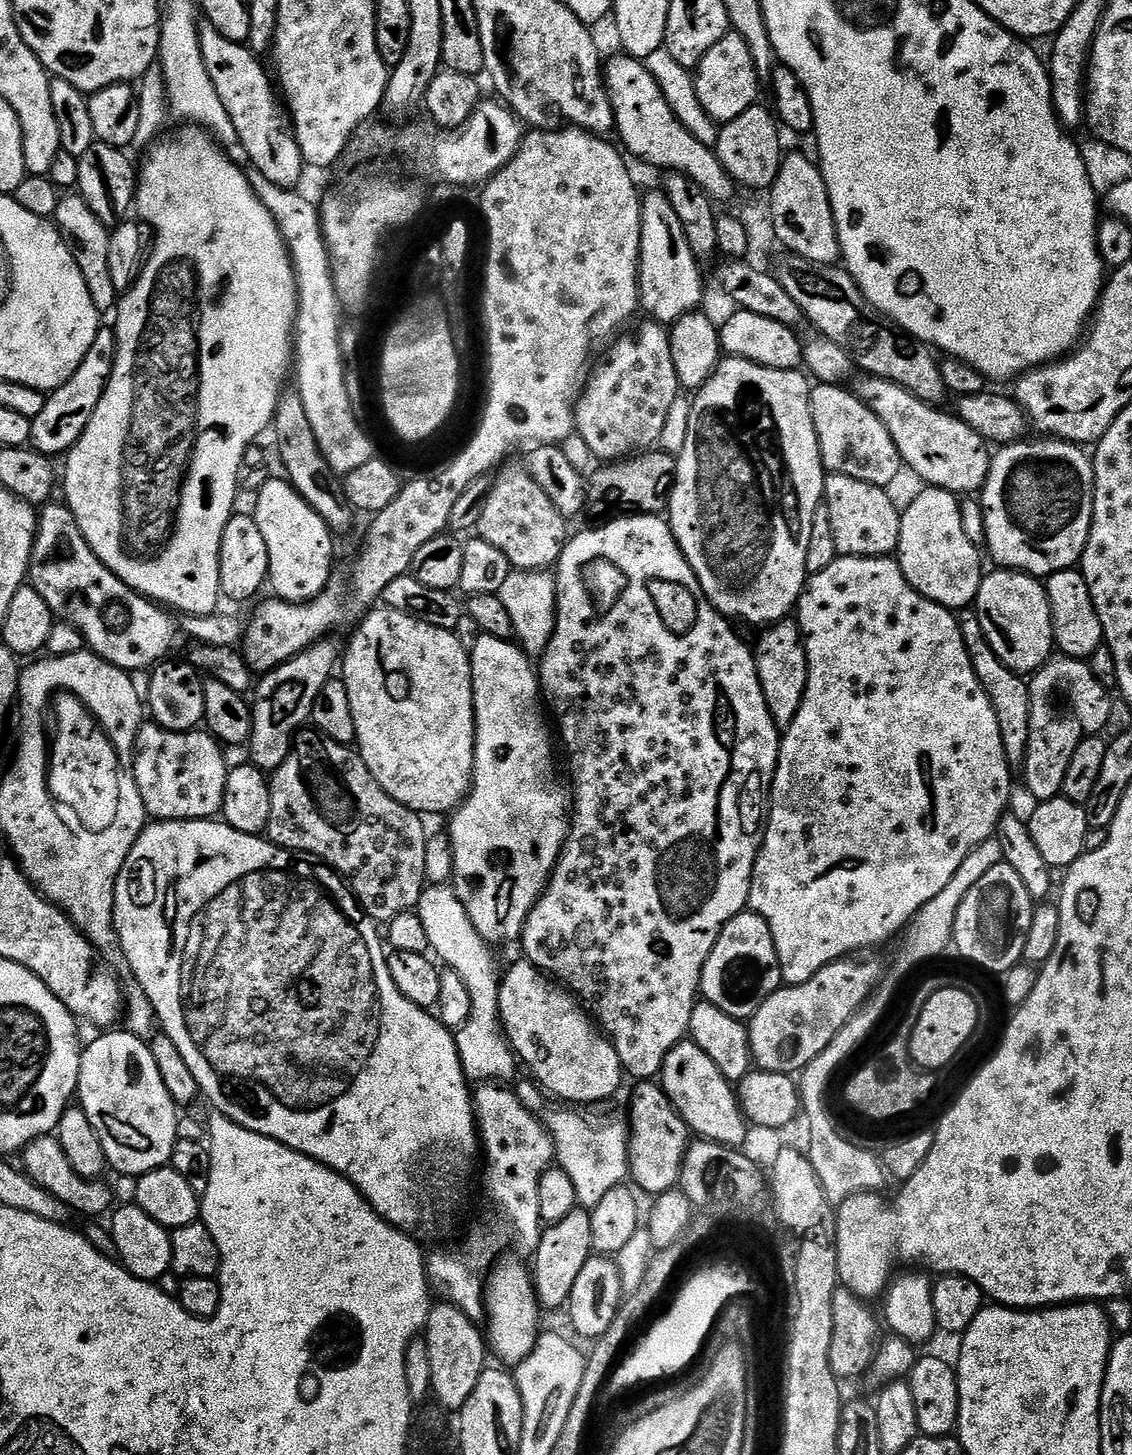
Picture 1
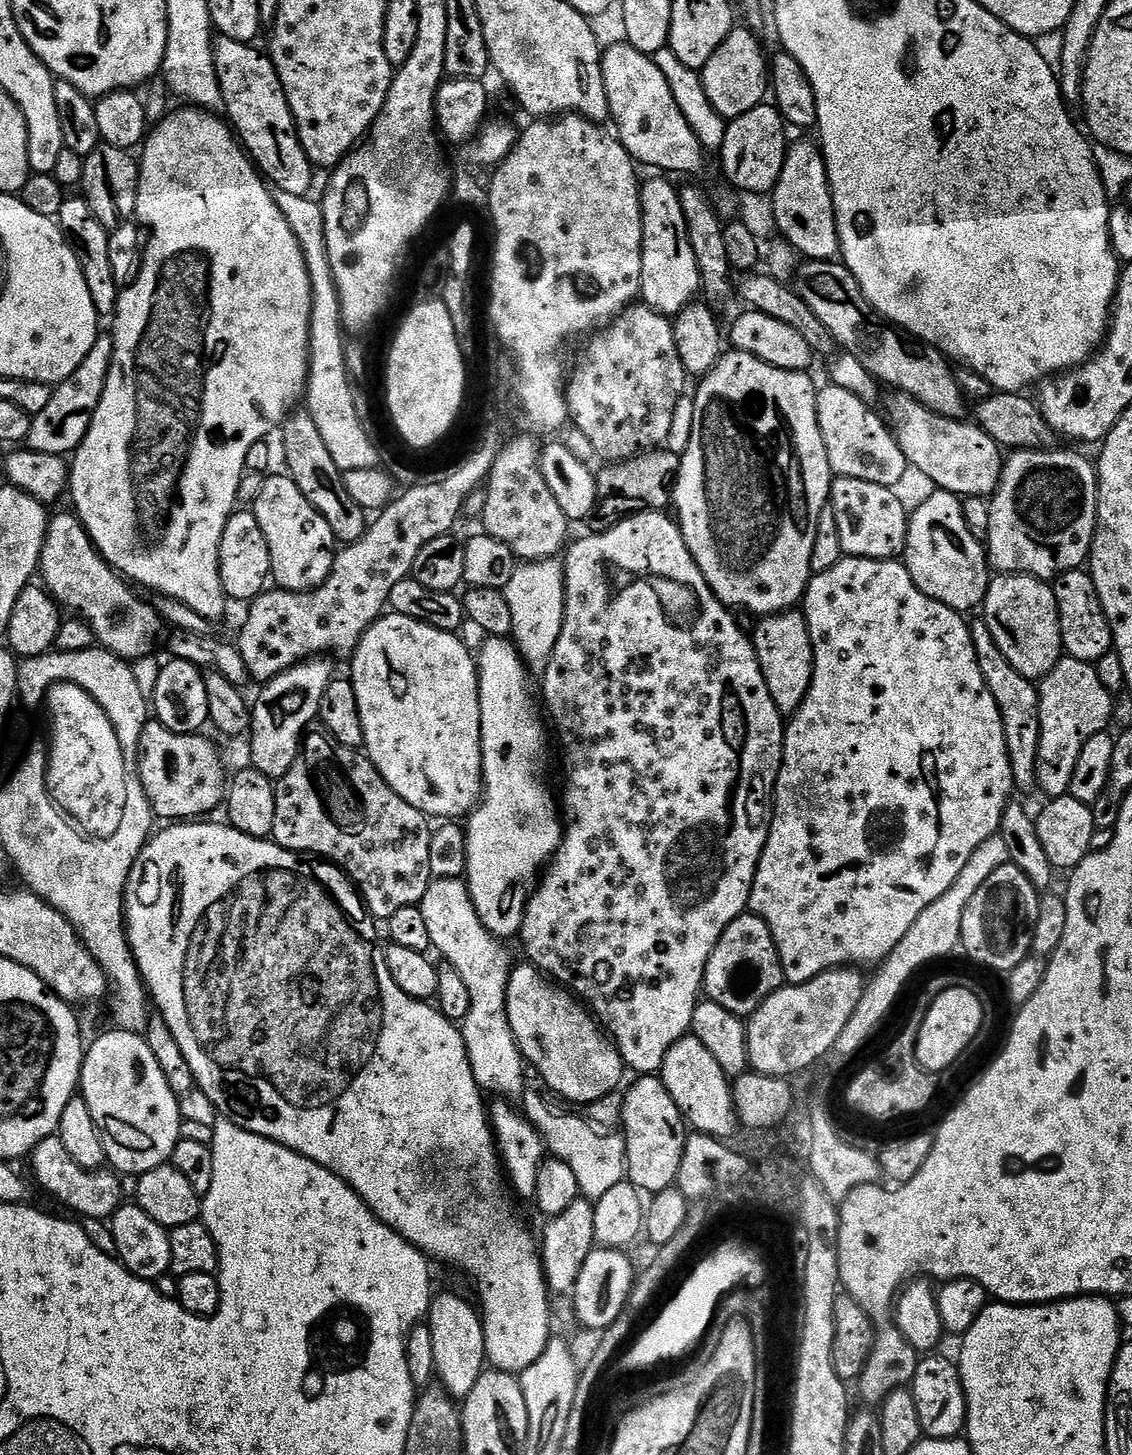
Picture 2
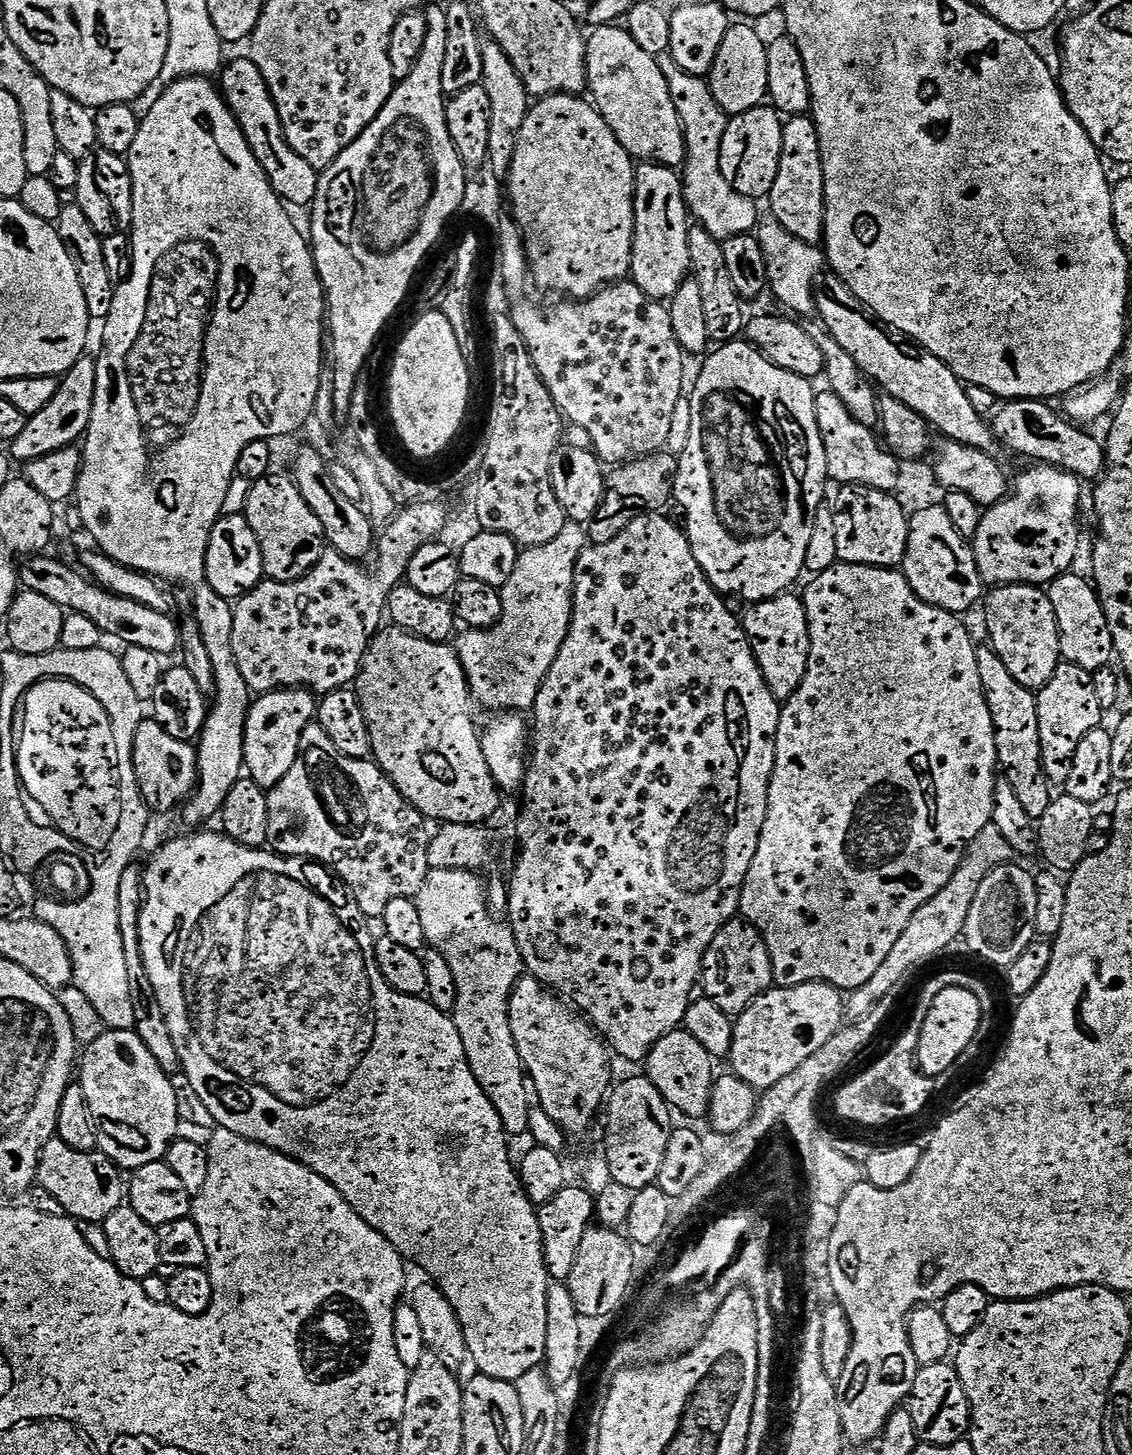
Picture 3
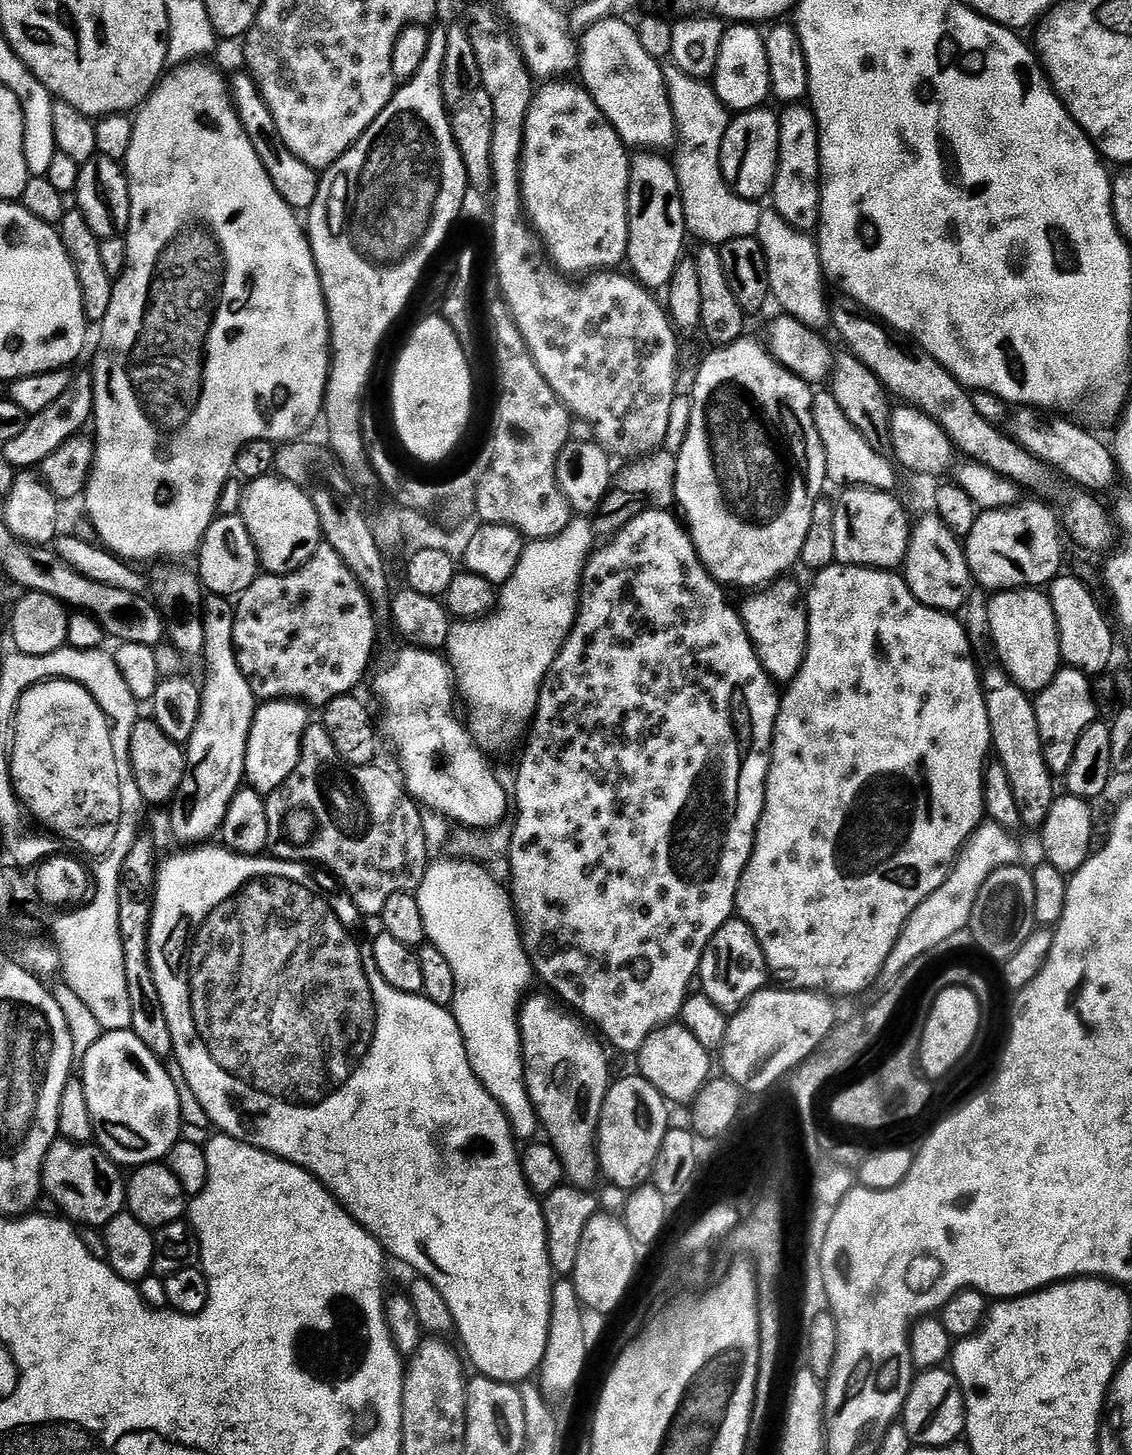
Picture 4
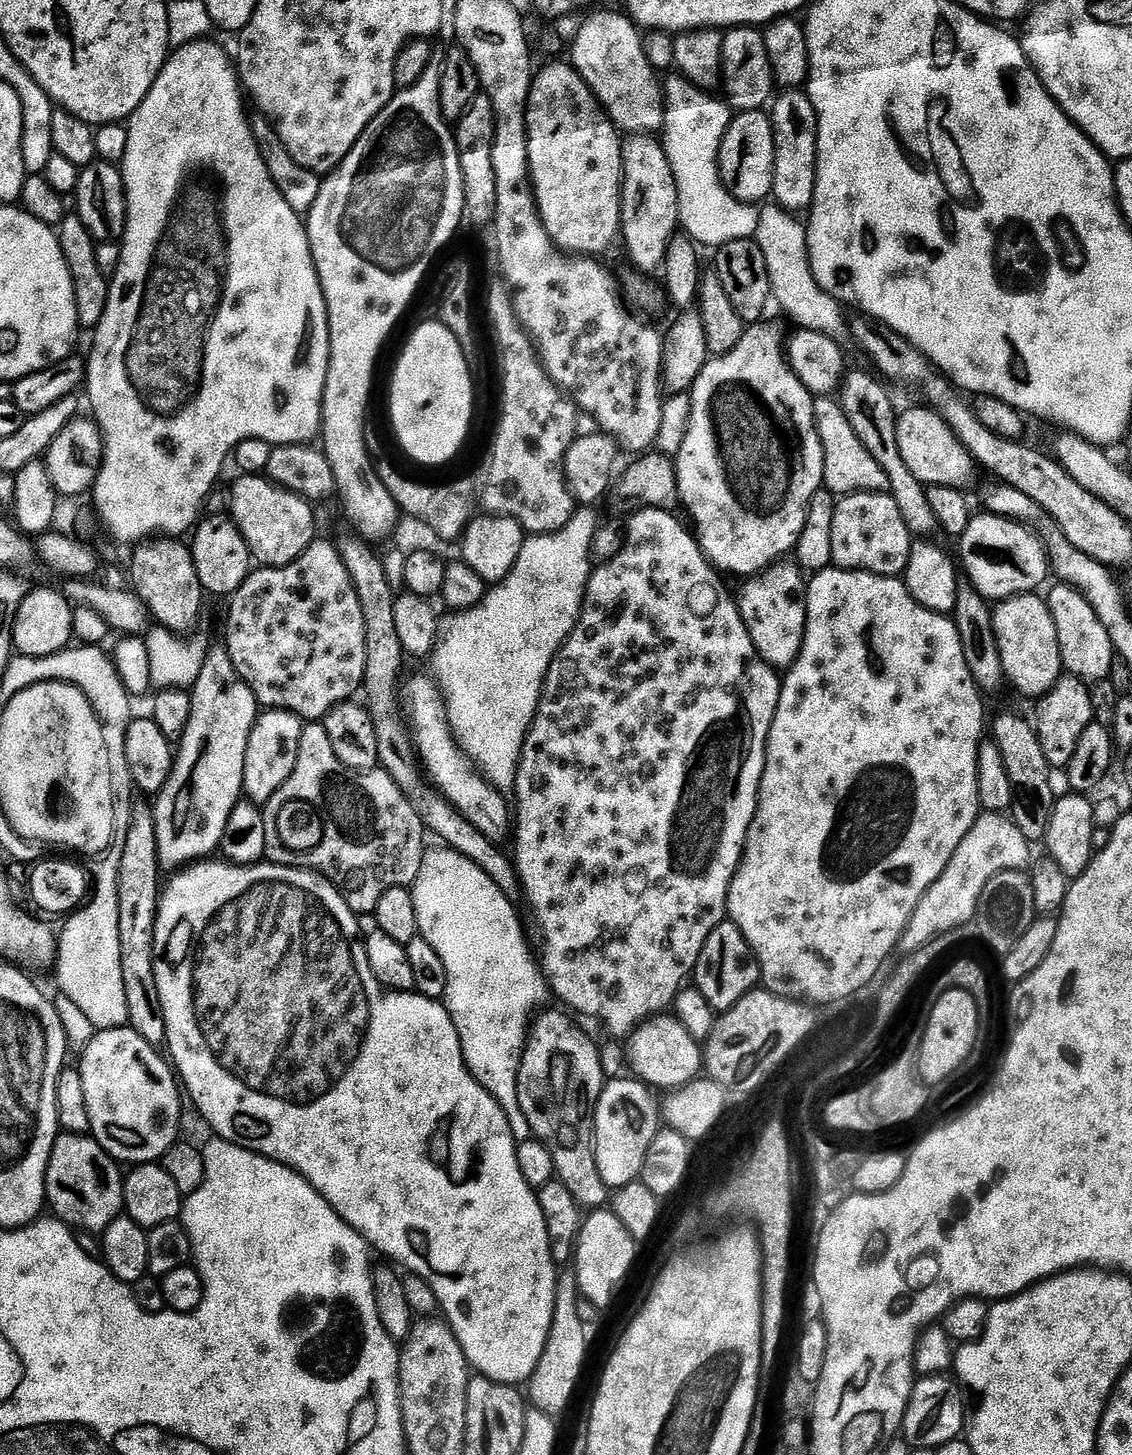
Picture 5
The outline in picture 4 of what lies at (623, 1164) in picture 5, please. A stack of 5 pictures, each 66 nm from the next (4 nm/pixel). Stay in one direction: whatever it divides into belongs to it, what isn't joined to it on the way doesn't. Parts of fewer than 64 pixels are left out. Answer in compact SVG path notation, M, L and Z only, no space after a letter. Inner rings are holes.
M639 1074L624 1076L609 1087L598 1133L600 1171L612 1184L623 1190L639 1188L652 1171L652 1164L670 1127L664 1096Z

